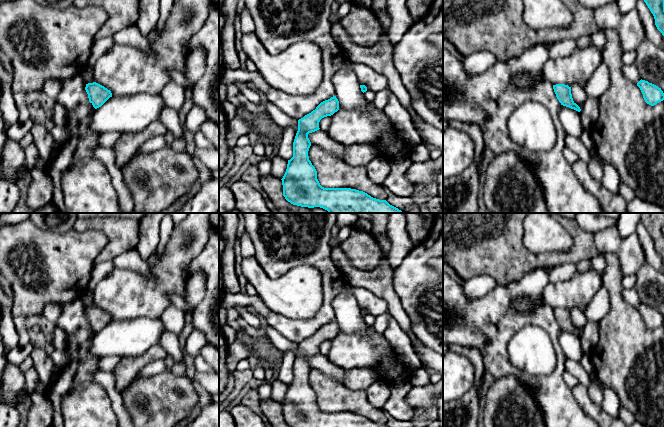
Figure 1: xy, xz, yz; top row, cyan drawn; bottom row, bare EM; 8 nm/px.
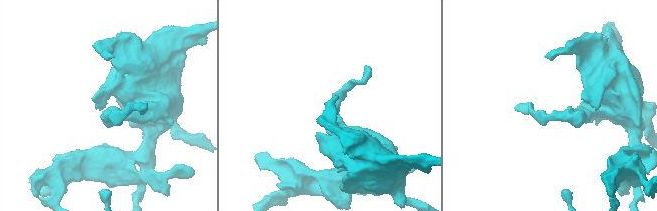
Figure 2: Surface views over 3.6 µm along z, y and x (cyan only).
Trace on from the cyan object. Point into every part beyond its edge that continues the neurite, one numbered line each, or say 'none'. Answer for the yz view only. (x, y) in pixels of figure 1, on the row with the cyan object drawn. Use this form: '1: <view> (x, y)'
none

